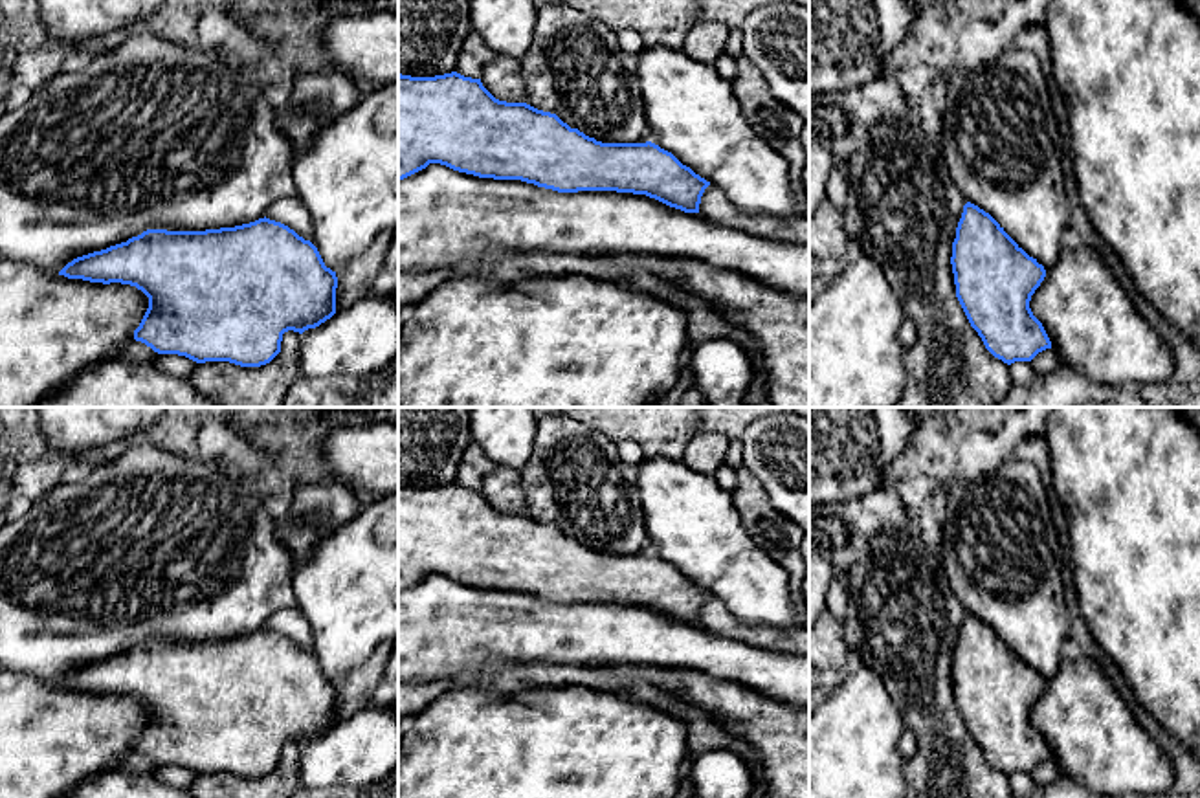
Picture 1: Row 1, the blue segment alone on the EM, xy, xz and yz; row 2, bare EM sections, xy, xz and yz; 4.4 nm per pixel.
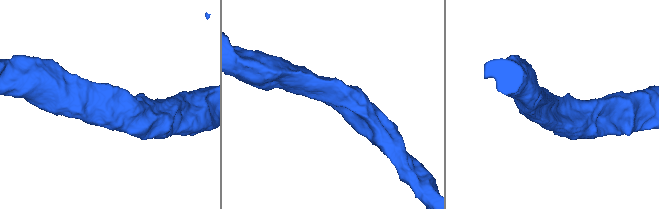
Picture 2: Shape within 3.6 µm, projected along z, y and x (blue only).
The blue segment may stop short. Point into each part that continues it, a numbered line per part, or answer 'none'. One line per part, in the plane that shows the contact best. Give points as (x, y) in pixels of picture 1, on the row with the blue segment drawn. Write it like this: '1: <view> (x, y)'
none

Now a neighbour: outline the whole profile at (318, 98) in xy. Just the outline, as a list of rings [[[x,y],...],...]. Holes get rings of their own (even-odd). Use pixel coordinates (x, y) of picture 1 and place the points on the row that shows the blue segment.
[[[338,68],[294,75],[288,92],[286,108],[275,119],[297,150],[308,149],[325,127],[363,97]]]

